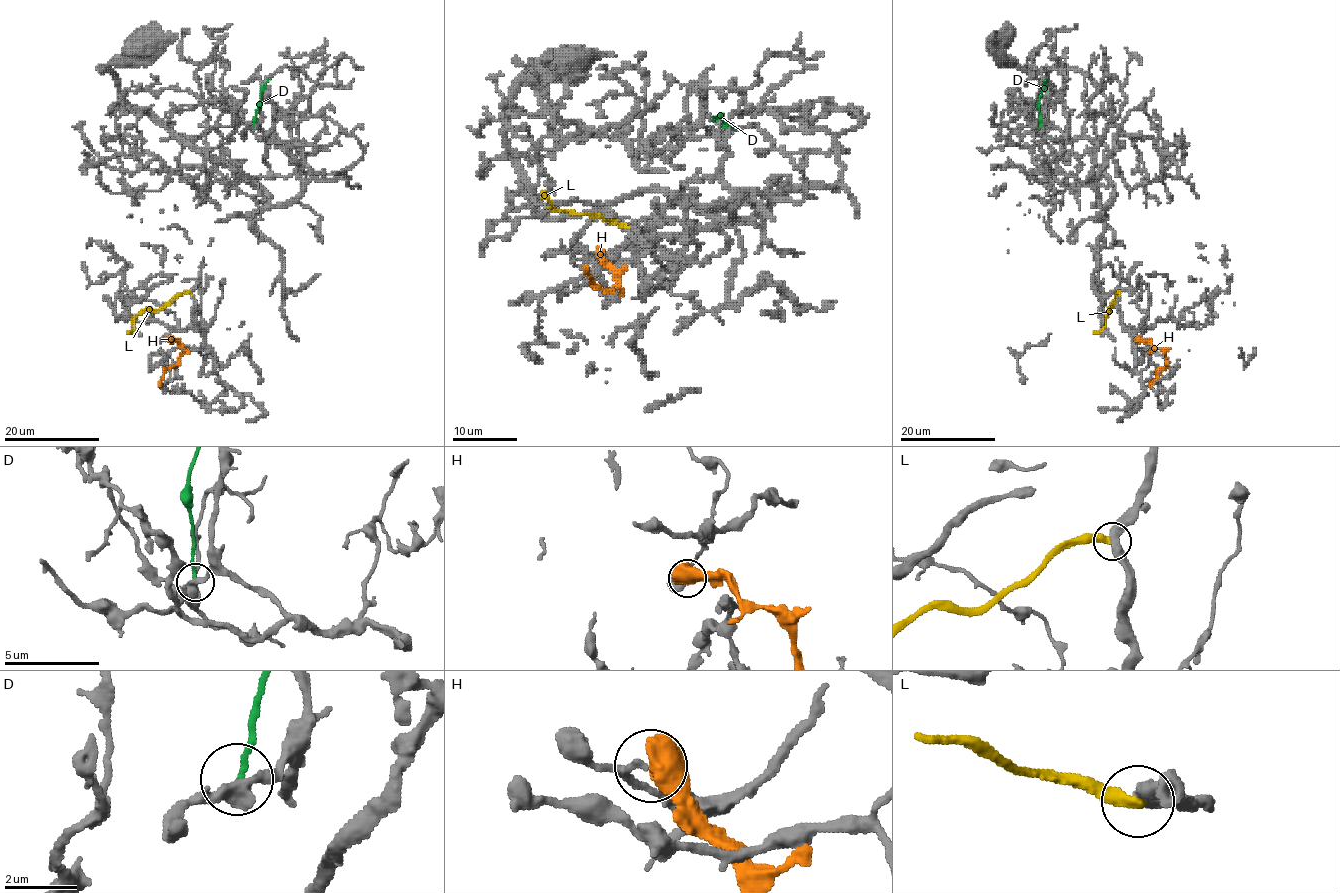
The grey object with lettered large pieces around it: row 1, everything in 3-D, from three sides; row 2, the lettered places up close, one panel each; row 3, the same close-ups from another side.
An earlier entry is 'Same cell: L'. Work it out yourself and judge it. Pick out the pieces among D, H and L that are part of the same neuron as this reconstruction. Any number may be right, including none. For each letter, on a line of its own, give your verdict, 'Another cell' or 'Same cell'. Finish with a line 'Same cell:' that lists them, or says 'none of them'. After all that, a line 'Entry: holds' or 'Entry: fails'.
D: Another cell
H: Another cell
L: Another cell
Same cell: none of them
Entry: fails

